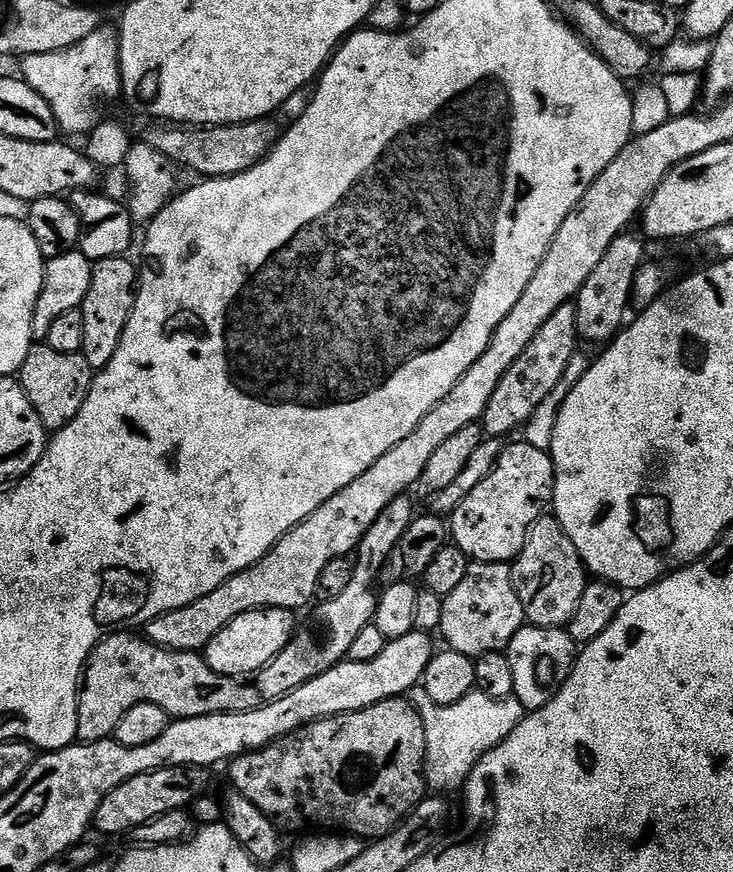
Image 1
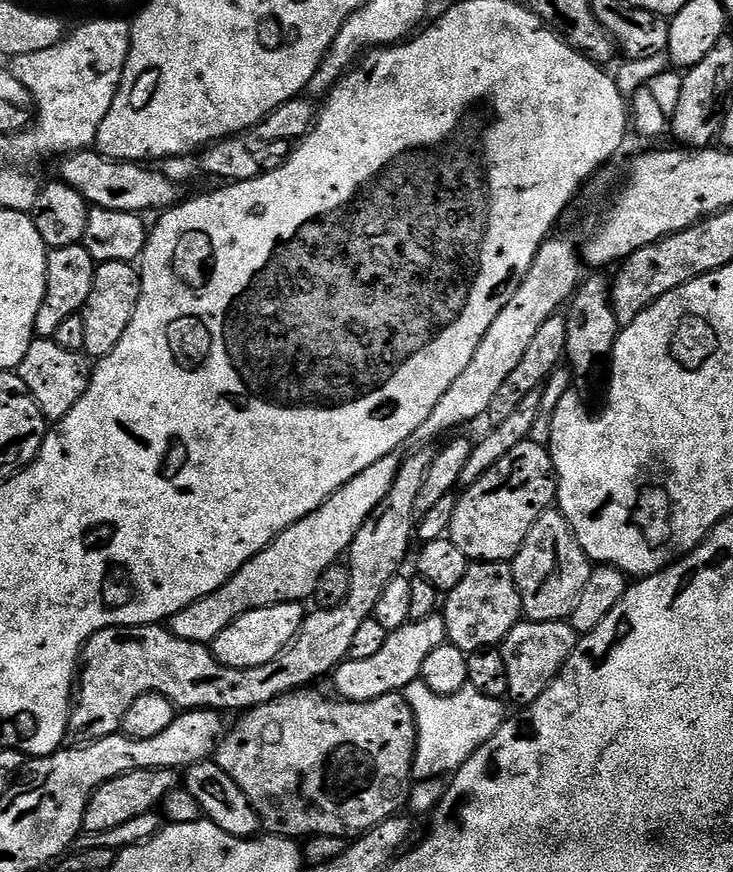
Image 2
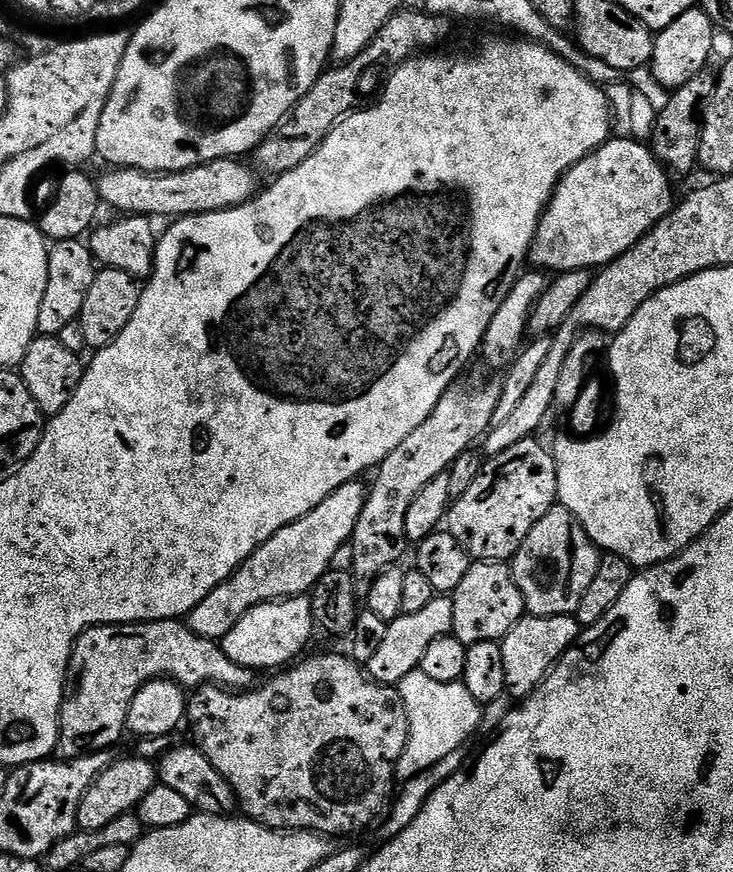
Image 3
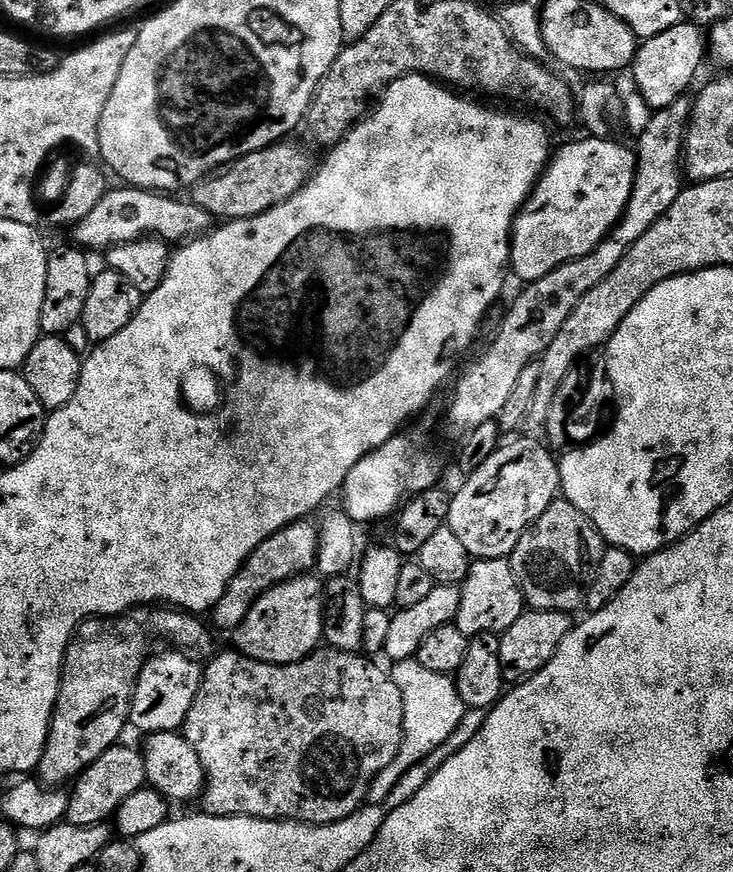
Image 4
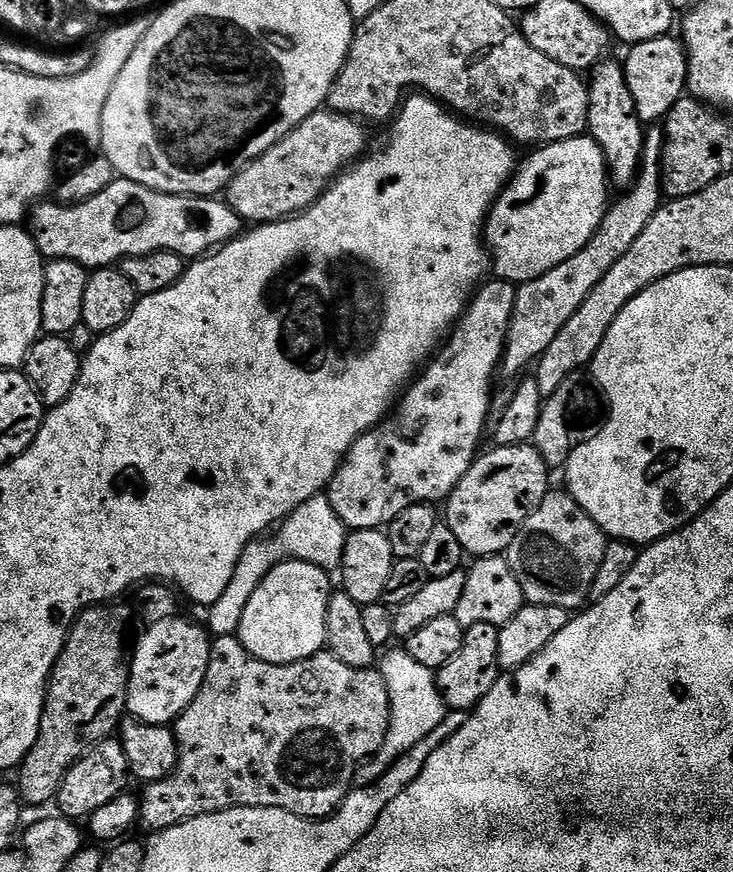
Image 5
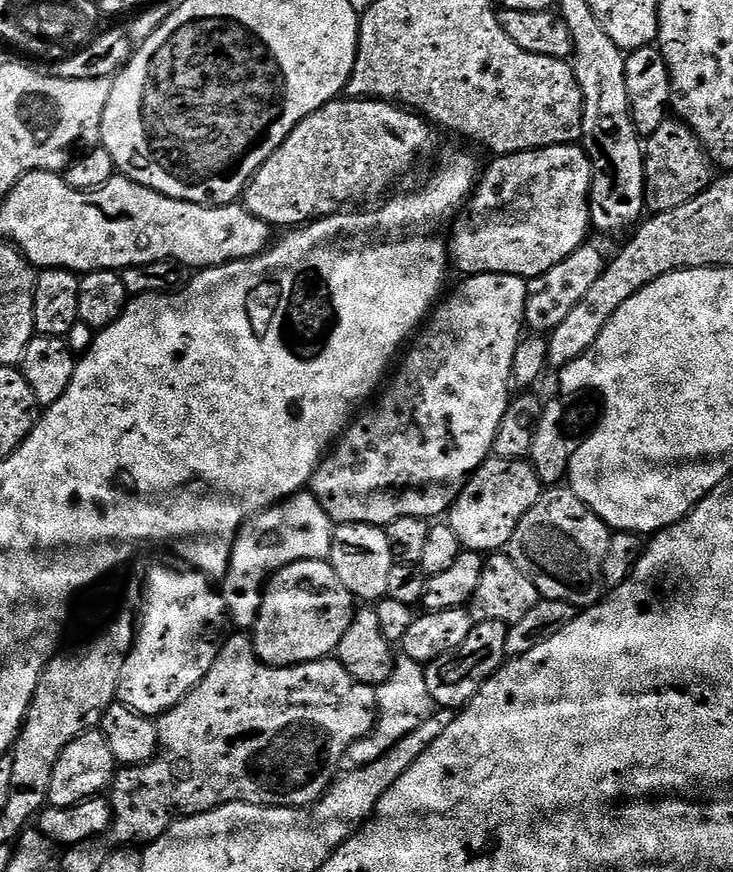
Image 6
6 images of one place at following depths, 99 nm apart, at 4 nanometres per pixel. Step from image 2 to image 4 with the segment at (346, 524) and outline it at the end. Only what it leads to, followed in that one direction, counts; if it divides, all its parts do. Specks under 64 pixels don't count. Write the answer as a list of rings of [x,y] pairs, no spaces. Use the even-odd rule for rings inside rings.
[[[311,519],[295,520],[290,526],[278,530],[258,550],[250,554],[250,558],[238,570],[238,574],[230,582],[226,594],[218,601],[210,613],[213,625],[217,624],[228,634],[235,633],[246,614],[252,609],[253,602],[264,592],[269,592],[282,582],[311,573],[320,559],[320,529]]]

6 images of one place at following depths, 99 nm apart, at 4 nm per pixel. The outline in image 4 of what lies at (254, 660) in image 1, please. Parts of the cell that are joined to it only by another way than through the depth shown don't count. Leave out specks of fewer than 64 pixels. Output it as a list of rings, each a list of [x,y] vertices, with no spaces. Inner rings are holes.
[[[316,574],[295,576],[264,592],[234,633],[235,647],[267,664],[289,664],[311,656],[324,639],[324,584]]]

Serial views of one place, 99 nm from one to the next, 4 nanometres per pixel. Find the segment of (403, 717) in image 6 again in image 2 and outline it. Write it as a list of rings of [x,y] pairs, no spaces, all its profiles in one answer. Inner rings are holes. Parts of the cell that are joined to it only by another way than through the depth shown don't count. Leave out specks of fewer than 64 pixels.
[[[421,680],[406,686],[404,700],[416,719],[416,753],[412,763],[412,778],[439,781],[440,776],[451,777],[504,725],[506,711],[499,699],[487,696],[471,686],[458,690],[458,694],[439,696]]]

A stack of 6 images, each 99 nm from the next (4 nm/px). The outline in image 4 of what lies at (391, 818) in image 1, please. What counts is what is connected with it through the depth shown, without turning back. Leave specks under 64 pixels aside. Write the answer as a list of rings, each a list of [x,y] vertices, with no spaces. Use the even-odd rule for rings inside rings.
[[[239,650],[232,652],[217,651],[211,657],[208,668],[203,669],[200,678],[200,689],[194,698],[194,706],[190,706],[190,714],[186,714],[182,734],[194,746],[194,754],[198,754],[198,762],[202,762],[205,789],[199,797],[203,815],[206,816],[249,816],[259,820],[296,820],[299,824],[333,824],[350,818],[350,814],[364,807],[370,786],[390,762],[394,762],[394,754],[402,746],[404,737],[404,707],[402,706],[402,690],[392,681],[391,675],[376,665],[375,659],[355,652],[338,652],[335,650],[317,650],[311,656],[289,664],[267,664],[244,655]]]

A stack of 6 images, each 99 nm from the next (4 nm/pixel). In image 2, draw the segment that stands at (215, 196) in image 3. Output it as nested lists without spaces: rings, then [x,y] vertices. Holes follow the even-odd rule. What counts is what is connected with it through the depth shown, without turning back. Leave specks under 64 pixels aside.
[[[95,150],[73,152],[65,155],[60,162],[59,179],[78,194],[82,194],[84,201],[93,208],[160,214],[169,208],[175,208],[178,203],[175,182],[170,177],[155,172],[152,169],[155,167],[127,160],[109,160]]]

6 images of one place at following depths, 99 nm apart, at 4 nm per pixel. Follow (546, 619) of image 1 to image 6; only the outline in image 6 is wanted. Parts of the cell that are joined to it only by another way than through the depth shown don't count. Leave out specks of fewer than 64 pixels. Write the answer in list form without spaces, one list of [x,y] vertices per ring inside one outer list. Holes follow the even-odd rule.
[[[545,487],[540,493],[538,502],[524,515],[522,522],[518,522],[518,530],[514,530],[514,538],[509,542],[506,555],[534,582],[541,597],[546,600],[570,602],[578,610],[591,608],[602,599],[602,562],[606,562],[606,550],[610,550],[610,538],[613,529],[608,527],[578,494],[574,494],[571,487]]]

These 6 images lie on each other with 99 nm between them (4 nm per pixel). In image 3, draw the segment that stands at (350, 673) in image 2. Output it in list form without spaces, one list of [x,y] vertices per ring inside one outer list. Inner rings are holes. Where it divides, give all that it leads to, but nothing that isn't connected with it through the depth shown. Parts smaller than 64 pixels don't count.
[[[437,594],[431,602],[415,614],[401,614],[397,620],[389,623],[386,630],[386,638],[382,641],[382,647],[374,653],[374,658],[366,665],[369,676],[378,684],[398,686],[406,674],[417,671],[422,662],[422,654],[426,654],[430,642],[434,642],[443,636],[452,635],[454,626],[454,606],[451,595]]]

